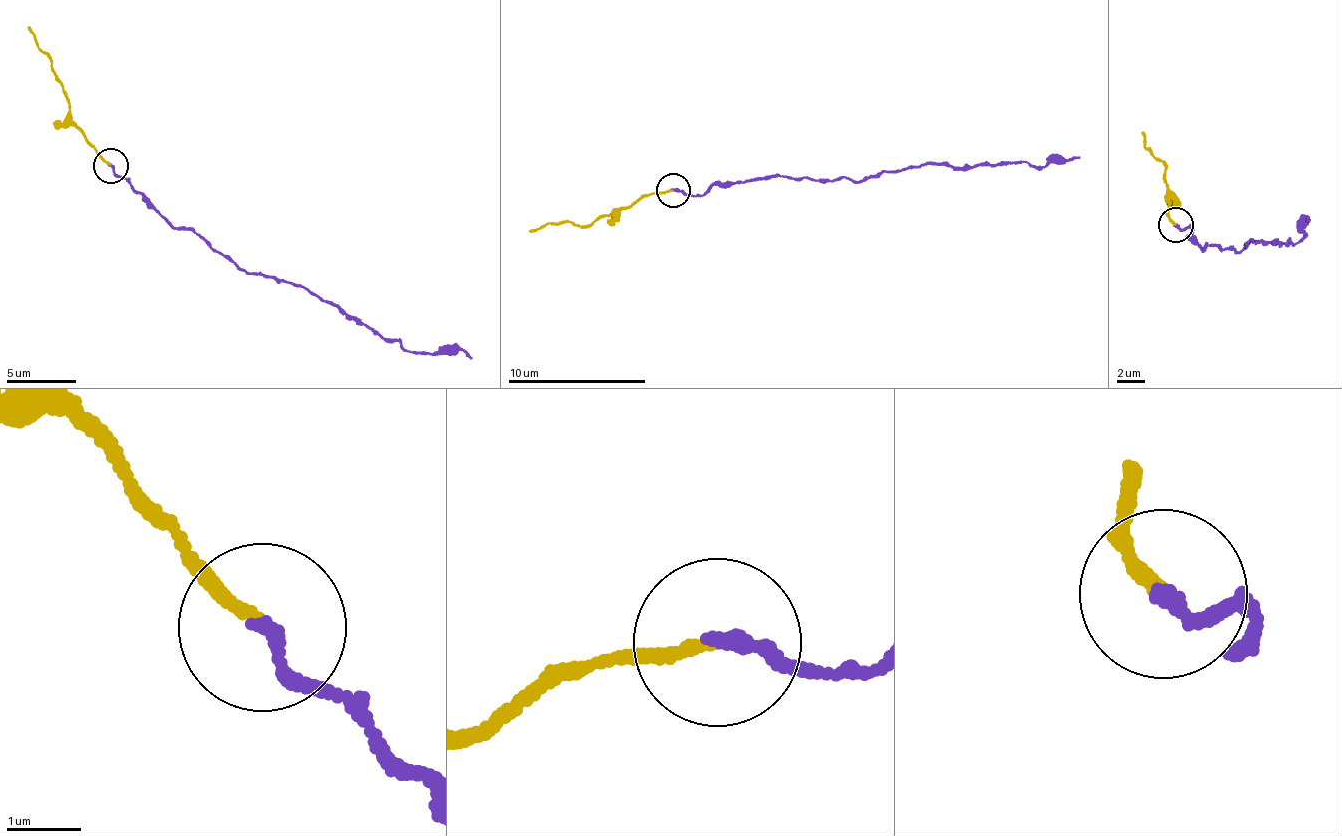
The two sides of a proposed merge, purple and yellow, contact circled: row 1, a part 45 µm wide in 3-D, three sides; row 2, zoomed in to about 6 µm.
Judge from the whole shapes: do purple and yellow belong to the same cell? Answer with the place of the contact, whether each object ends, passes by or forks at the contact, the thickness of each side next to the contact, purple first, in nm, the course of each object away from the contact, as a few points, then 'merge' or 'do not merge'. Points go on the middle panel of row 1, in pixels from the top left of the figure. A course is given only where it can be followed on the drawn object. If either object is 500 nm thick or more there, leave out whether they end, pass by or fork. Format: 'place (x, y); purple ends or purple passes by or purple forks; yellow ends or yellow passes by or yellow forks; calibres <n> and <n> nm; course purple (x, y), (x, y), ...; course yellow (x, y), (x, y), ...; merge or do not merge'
place (673, 190); purple ends; yellow ends; calibres 190 and 160 nm; course purple (672, 189), (700, 196), (759, 177), (864, 181), (927, 162), (961, 170), (1024, 160), (1041, 169), (1079, 156); course yellow (672, 189), (639, 199), (587, 226), (568, 222), (530, 232); do not merge

